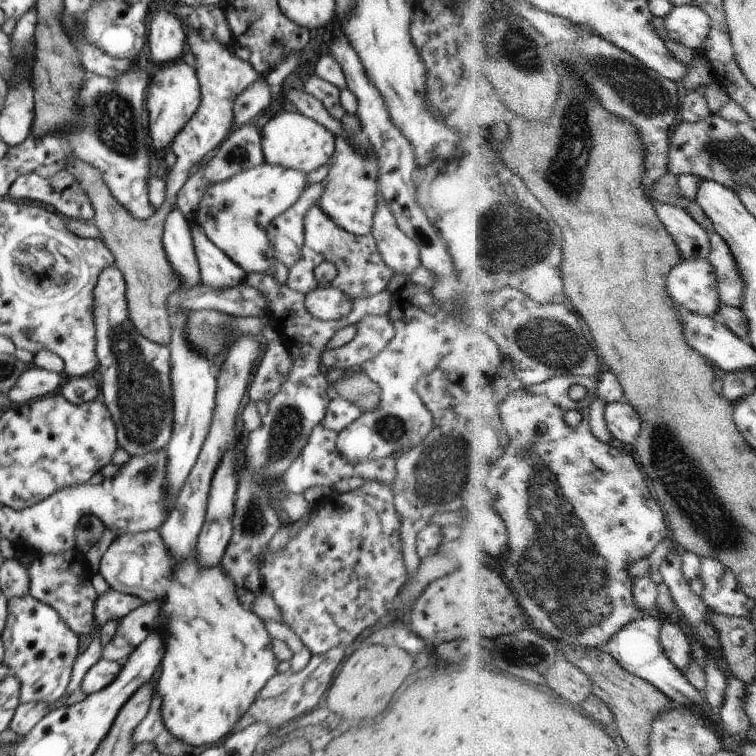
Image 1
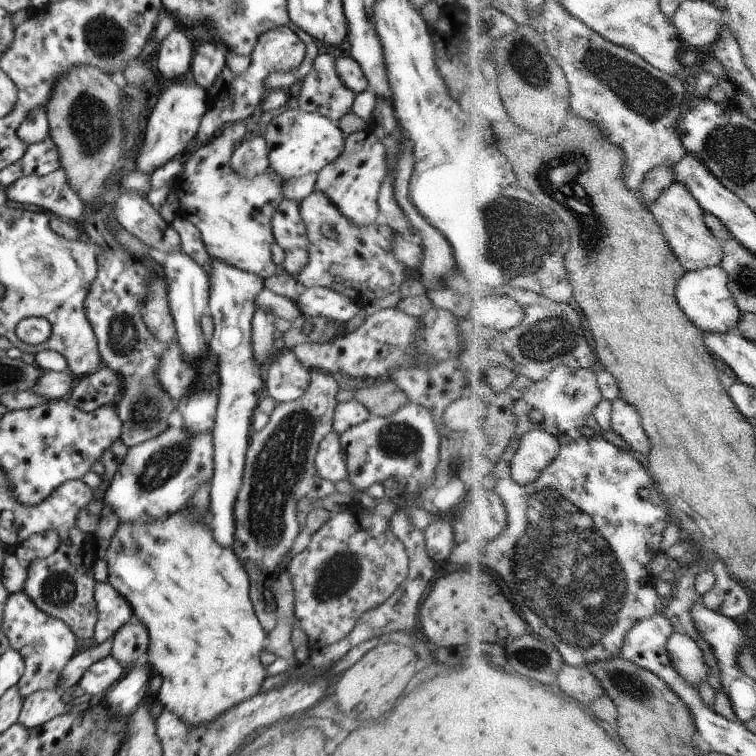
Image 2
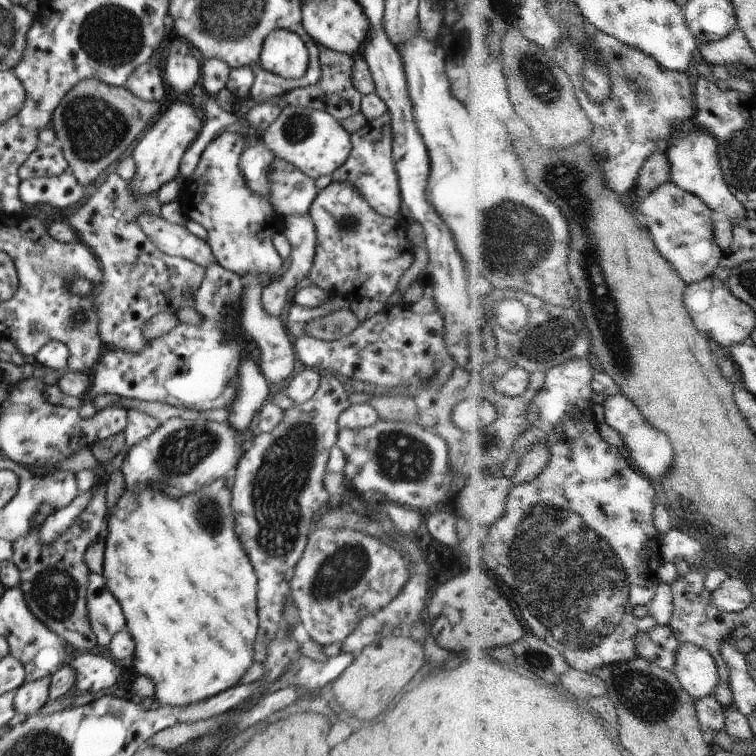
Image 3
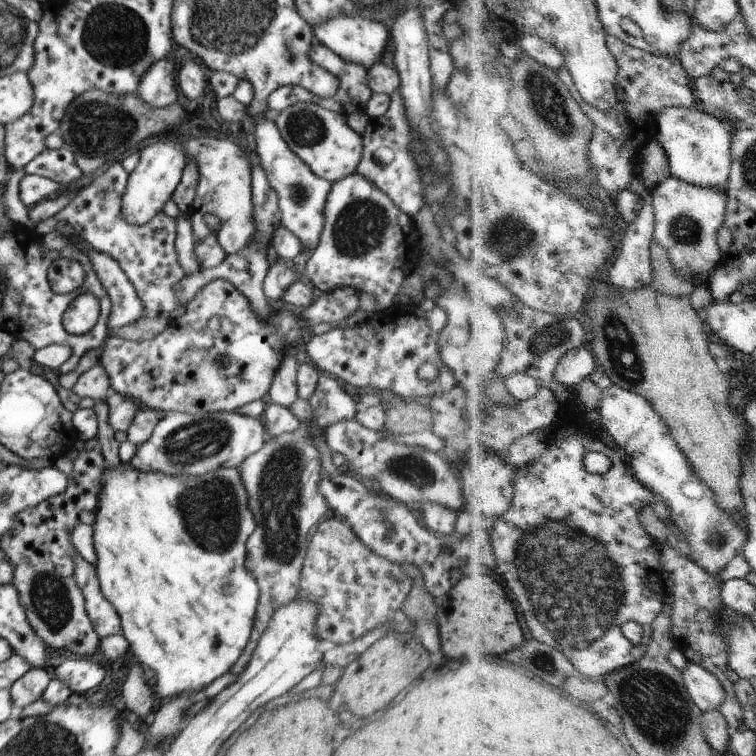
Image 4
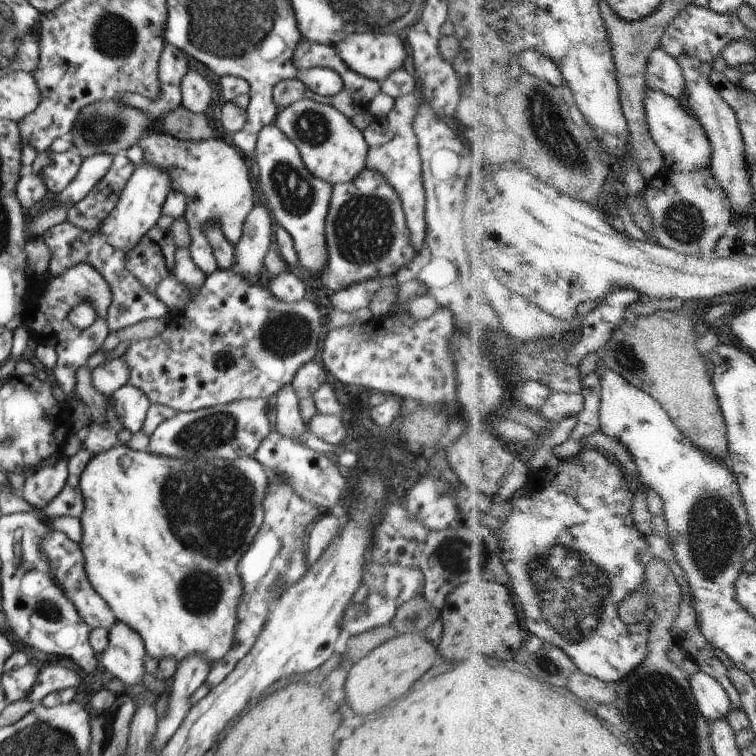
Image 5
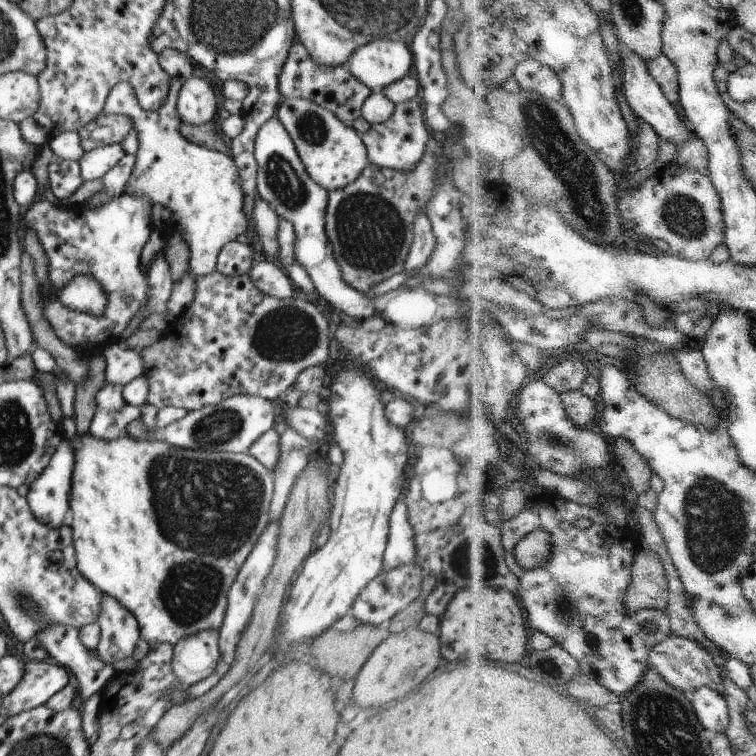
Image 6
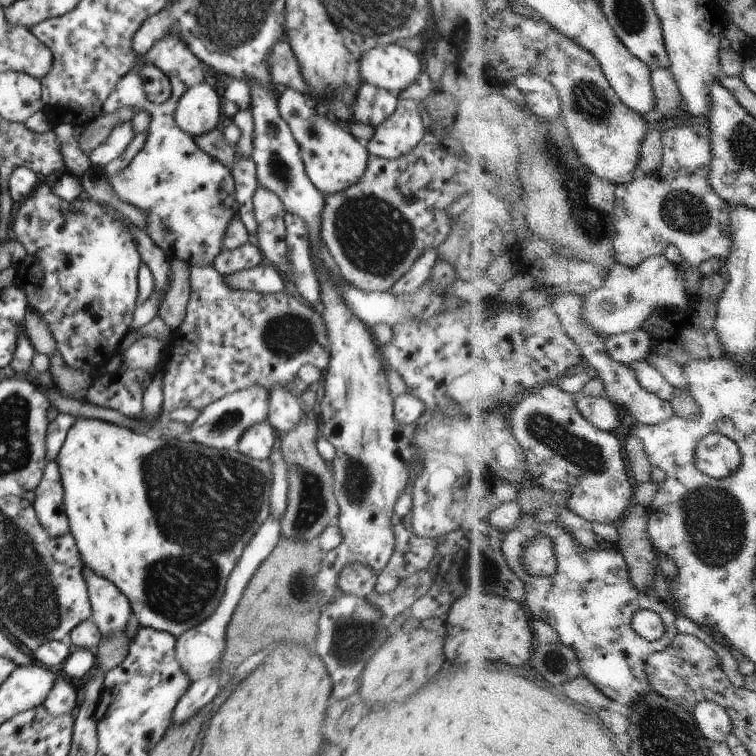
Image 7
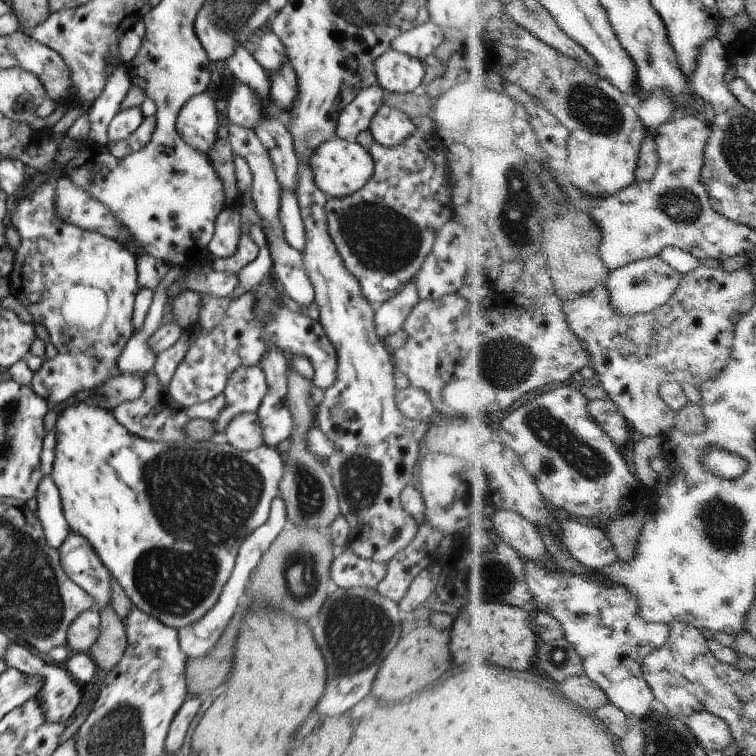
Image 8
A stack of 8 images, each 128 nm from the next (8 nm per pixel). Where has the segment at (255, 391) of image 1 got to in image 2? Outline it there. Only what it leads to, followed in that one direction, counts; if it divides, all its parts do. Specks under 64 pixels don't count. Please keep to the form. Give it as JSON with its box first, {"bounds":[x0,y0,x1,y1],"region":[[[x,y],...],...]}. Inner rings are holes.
{"bounds":[264,346,310,403],"region":[[[281,346],[276,360],[264,367],[264,389],[277,403],[294,402],[310,388],[310,372],[296,358],[294,351]]]}

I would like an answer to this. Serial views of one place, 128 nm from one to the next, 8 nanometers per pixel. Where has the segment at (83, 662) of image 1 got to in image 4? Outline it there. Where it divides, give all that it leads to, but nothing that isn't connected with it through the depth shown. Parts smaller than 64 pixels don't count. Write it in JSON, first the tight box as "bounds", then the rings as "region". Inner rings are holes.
{"bounds":[74,552,122,638],"region":[[[78,552],[74,556],[74,580],[82,591],[86,614],[99,638],[120,634],[122,632],[120,616],[100,590],[95,565],[88,564]]]}

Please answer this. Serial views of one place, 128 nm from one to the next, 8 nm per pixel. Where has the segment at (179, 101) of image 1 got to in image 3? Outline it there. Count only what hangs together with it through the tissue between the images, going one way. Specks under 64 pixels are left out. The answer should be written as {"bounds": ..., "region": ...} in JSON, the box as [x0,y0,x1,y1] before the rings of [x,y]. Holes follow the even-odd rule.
{"bounds":[129,102,204,198],"region":[[[174,102],[172,106],[164,106],[158,114],[158,118],[154,118],[154,124],[148,128],[144,138],[136,144],[131,155],[132,160],[136,163],[136,175],[129,184],[135,198],[156,194],[162,184],[169,182],[180,173],[181,159],[200,135],[203,124],[204,122],[198,117],[190,102]]]}

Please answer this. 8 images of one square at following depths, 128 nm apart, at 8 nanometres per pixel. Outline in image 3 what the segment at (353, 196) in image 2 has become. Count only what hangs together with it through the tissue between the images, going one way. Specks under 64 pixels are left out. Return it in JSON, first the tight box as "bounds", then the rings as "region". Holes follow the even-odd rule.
{"bounds":[332,113,401,218],"region":[[[389,113],[381,118],[368,121],[357,132],[350,133],[351,152],[349,158],[340,170],[332,174],[332,183],[349,183],[363,199],[369,208],[379,216],[399,218],[401,199],[399,198],[399,183],[391,158],[391,123]]]}

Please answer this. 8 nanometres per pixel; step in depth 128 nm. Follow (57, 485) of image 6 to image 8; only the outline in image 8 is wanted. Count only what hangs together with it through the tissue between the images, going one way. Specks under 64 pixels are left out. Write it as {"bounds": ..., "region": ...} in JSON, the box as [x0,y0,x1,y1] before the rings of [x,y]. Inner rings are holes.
{"bounds":[36,475,70,549],"region":[[[52,475],[43,476],[36,493],[37,515],[46,542],[59,549],[70,534],[70,527],[62,510],[60,493]]]}

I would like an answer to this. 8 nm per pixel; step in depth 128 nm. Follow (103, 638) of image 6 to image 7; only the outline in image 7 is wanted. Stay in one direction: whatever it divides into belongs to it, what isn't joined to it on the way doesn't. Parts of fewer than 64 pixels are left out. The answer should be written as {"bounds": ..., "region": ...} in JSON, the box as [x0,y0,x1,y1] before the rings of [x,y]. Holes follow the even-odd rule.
{"bounds":[82,562,133,636],"region":[[[82,562],[82,574],[88,587],[88,596],[92,607],[91,618],[96,622],[103,636],[114,632],[125,632],[133,610],[123,592],[120,592],[110,580],[94,574]]]}

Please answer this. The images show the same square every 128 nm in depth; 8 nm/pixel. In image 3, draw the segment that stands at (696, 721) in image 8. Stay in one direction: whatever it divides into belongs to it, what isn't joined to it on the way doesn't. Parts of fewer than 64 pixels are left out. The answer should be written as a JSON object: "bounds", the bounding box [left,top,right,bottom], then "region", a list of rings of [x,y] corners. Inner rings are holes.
{"bounds":[673,643,720,702],"region":[[[681,643],[673,669],[682,685],[698,702],[717,695],[720,672],[712,652],[693,643]]]}

